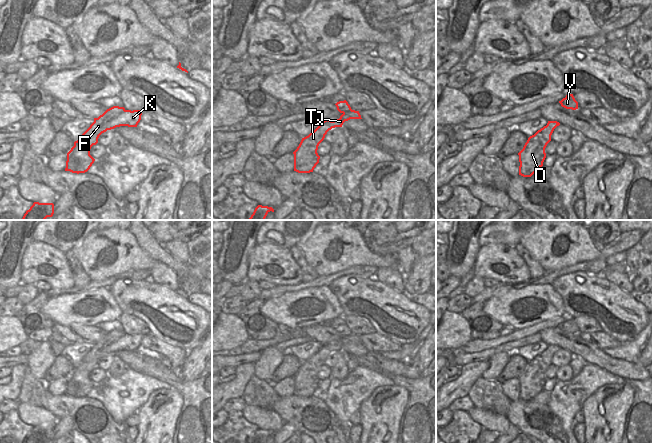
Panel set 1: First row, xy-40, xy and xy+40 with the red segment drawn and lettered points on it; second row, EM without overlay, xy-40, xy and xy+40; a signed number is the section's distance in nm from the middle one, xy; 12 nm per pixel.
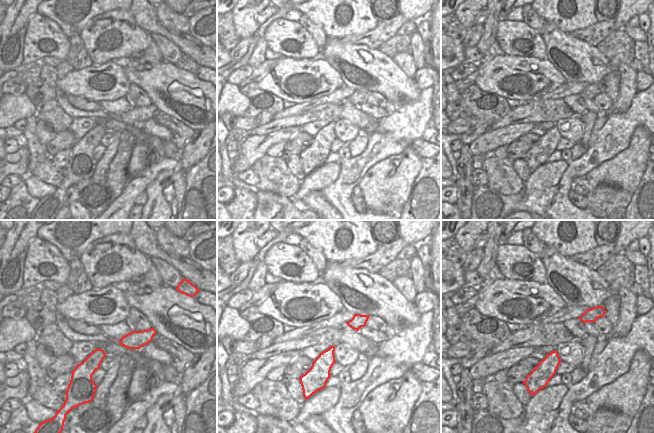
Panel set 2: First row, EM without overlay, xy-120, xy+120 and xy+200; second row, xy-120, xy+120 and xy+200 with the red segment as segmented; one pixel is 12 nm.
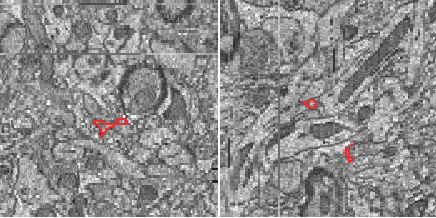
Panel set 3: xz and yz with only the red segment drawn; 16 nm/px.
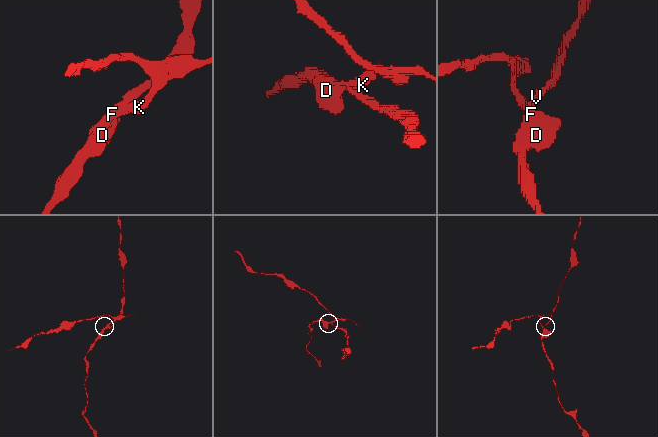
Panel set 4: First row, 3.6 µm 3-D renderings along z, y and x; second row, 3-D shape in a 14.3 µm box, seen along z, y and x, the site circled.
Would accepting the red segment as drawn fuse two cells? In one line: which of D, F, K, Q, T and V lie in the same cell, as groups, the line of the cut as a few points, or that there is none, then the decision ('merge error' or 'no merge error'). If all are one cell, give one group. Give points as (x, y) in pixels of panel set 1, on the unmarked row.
groups D F T V / K Q; cut xy-40 (125, 334), (119, 337), (106, 352); merge error

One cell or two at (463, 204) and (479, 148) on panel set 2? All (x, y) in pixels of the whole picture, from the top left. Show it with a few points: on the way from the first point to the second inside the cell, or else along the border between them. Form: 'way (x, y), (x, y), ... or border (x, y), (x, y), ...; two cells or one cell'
border (468, 145), (469, 151), (473, 156); two cells

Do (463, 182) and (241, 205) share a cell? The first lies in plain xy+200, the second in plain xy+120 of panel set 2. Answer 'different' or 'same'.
same

